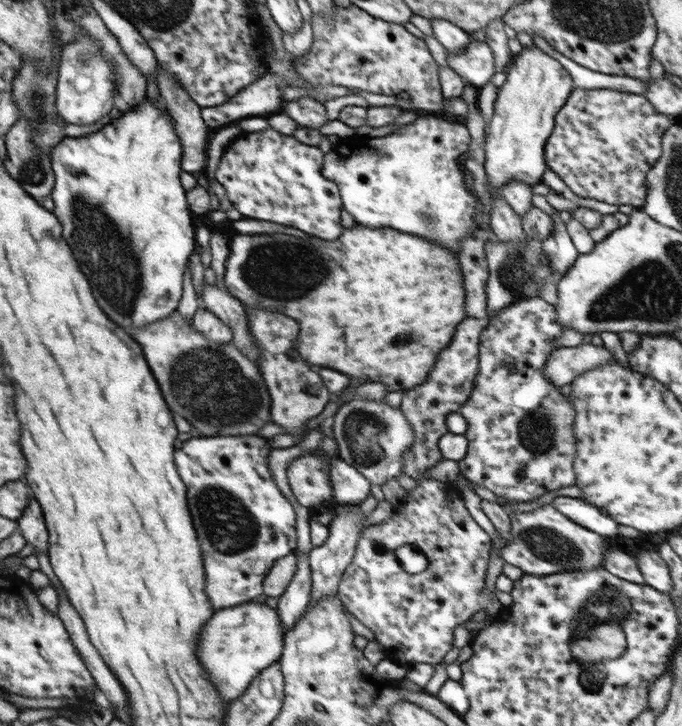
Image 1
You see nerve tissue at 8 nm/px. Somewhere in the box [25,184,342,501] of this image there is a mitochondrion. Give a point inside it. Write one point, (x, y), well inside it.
(119, 263)

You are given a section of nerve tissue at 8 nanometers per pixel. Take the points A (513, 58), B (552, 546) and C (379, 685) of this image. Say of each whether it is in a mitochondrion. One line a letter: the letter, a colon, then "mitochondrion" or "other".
A: other
B: mitochondrion
C: other

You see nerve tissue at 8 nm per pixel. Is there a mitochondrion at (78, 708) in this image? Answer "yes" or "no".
no

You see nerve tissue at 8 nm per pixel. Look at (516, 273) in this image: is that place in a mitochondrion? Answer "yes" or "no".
yes

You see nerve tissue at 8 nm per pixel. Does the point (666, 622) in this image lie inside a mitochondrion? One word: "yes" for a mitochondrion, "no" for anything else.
no

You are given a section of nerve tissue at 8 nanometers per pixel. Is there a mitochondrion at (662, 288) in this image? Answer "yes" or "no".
yes

